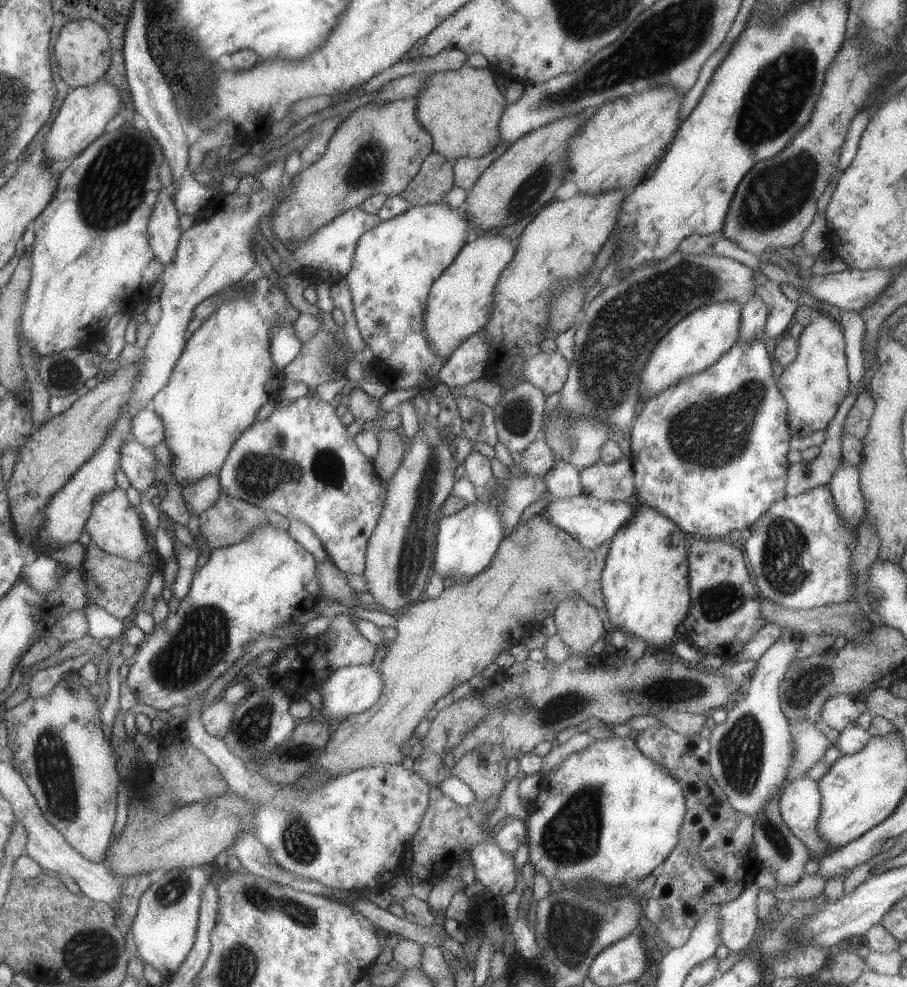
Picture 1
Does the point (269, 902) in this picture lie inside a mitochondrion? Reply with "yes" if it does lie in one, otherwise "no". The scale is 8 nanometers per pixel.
yes

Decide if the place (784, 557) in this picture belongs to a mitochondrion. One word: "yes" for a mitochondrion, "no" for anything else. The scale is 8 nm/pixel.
yes

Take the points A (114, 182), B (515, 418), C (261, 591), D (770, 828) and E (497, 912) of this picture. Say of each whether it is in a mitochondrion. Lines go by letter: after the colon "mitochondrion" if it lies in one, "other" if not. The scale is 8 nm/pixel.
A: mitochondrion
B: mitochondrion
C: other
D: mitochondrion
E: other

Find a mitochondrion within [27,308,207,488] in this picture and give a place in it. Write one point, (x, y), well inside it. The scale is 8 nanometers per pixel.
(64, 375)

